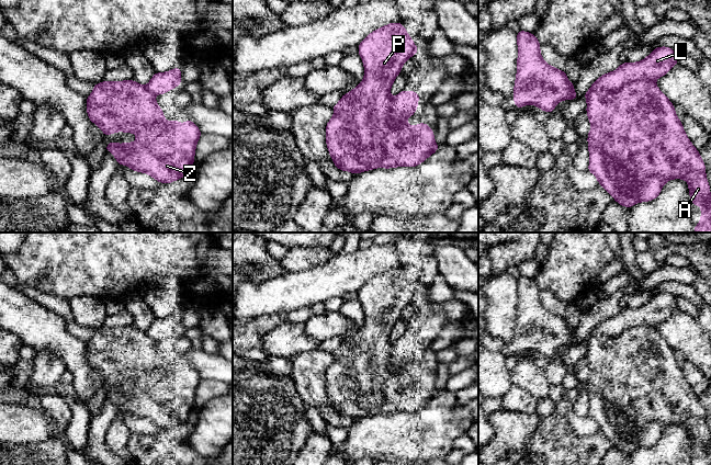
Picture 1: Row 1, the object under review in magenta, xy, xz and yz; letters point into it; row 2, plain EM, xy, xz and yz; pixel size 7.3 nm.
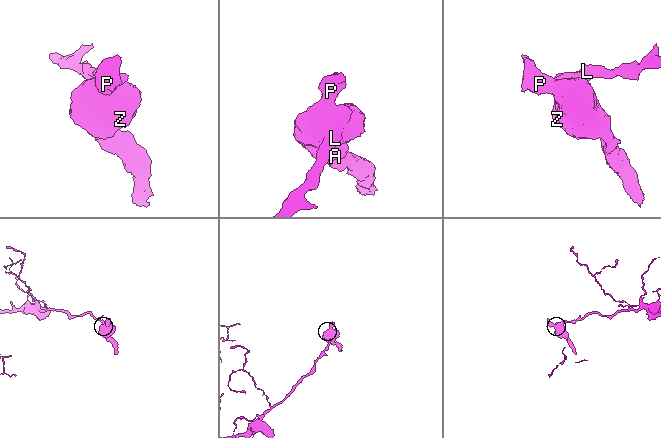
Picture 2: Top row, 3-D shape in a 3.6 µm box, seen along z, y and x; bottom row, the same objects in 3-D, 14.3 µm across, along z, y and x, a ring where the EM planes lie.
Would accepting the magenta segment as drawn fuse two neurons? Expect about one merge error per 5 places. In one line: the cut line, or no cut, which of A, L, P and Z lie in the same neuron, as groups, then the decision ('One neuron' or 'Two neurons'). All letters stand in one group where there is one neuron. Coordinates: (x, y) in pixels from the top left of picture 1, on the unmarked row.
No split. Groups: A L P Z. One neuron

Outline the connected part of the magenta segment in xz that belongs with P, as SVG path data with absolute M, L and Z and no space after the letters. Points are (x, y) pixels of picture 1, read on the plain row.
M398 268L375 275L358 293L364 310L364 324L332 352L335 360L326 371L326 389L334 410L353 420L375 413L420 410L440 392L434 388L433 376L427 370L420 367L410 372L405 367L417 356L419 340L403 336L394 343L390 341L402 311L418 298L418 293Z

